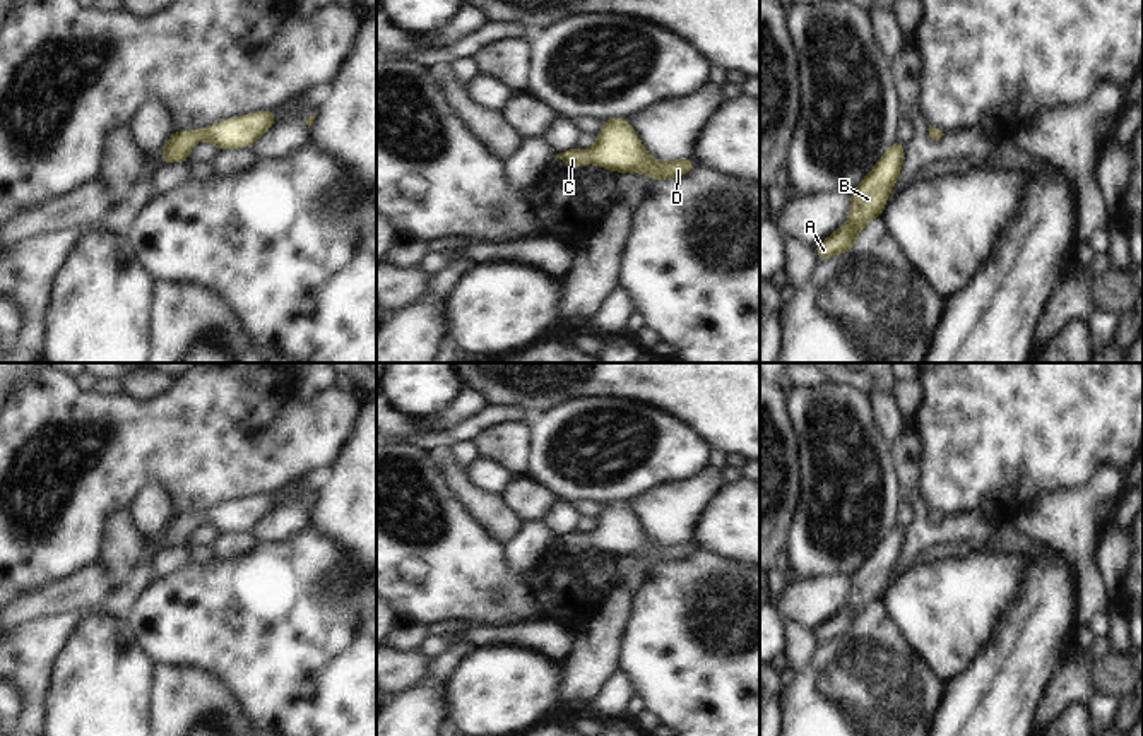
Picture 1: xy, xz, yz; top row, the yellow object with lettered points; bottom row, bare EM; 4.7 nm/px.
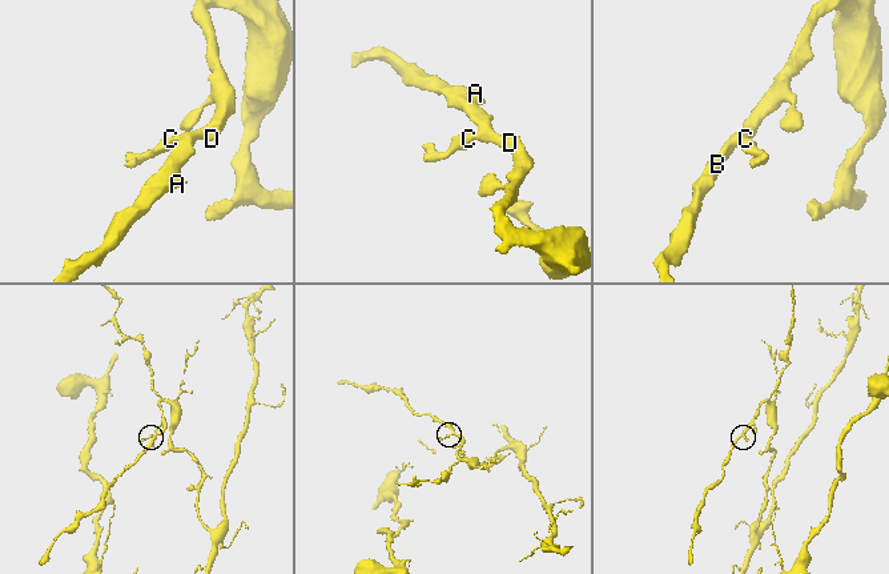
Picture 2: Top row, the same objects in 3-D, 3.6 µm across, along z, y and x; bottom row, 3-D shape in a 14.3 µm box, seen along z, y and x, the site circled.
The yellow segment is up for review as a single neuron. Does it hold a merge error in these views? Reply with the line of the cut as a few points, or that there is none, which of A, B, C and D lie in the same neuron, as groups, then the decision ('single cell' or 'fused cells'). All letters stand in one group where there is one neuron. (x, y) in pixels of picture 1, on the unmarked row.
cut none; groups A B C D; single cell

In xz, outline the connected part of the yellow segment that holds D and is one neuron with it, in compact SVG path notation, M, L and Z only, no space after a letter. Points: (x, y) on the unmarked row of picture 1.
M628 502L602 505L602 512L597 517L597 527L590 534L580 534L573 529L565 536L556 537L554 544L560 541L570 551L580 551L592 546L616 556L645 556L650 563L686 560L693 553L693 539L671 546L650 541Z

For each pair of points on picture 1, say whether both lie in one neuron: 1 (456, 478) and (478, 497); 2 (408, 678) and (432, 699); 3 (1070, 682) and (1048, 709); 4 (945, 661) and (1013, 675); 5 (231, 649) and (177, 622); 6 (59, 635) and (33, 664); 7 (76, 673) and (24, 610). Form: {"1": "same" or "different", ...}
{"1": "same", "2": "different", "3": "same", "4": "different", "5": "same", "6": "same", "7": "different"}

